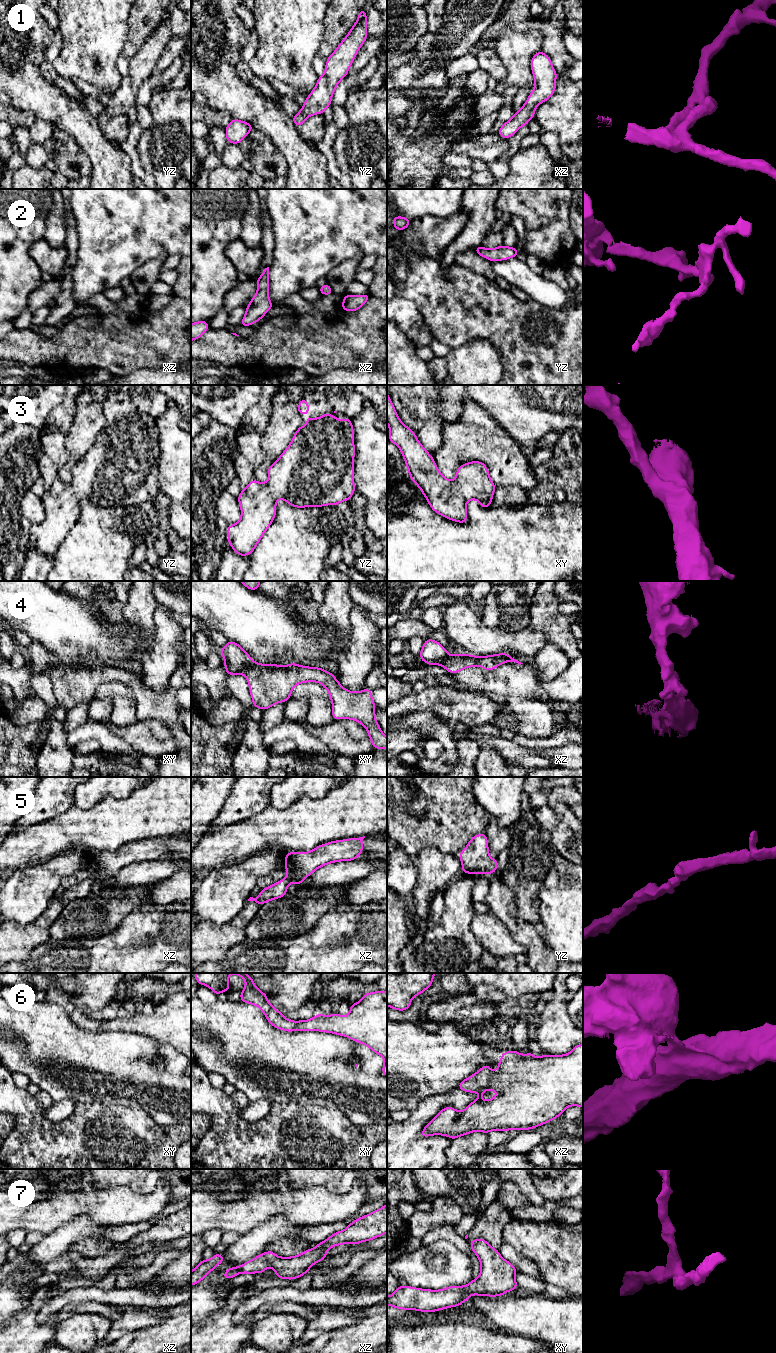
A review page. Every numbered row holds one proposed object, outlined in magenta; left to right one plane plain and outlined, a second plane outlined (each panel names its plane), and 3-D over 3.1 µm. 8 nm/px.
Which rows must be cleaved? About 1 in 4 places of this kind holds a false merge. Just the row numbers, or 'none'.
4

